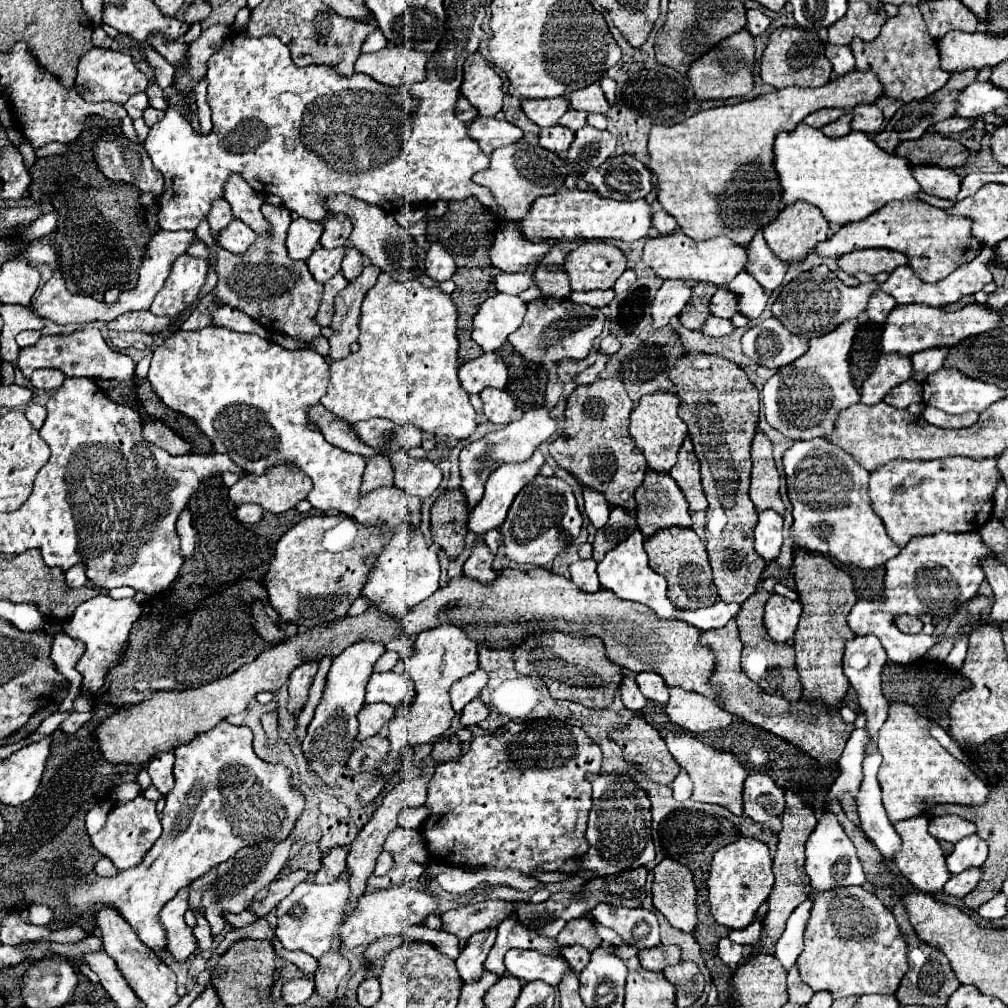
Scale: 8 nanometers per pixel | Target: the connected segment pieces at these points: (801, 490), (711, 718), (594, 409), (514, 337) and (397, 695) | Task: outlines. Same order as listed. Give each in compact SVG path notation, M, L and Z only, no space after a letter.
M827 439L795 441L783 455L783 467L787 475L787 497L793 505L791 539L795 549L805 549L819 555L829 553L829 557L839 561L841 565L851 565L859 569L875 569L879 565L885 565L891 557L899 553L899 547L891 541L883 521L871 507L867 491L869 471L863 469L847 451L831 445Z
M671 687L669 695L671 697L665 707L669 719L691 733L719 731L725 729L733 719L729 711L721 709L713 699L701 697L699 693Z
M597 379L591 385L579 385L567 397L565 429L561 437L549 445L549 453L557 465L573 473L581 485L601 491L609 505L619 505L635 513L633 493L643 483L647 463L629 435L631 409L633 401L619 379Z
M539 297L531 303L527 303L527 315L521 323L521 327L511 333L509 341L511 345L527 359L533 363L547 363L547 361L561 361L565 357L569 359L585 359L593 347L593 339L603 331L605 325L605 315L597 309L597 307L589 307L589 305L575 305L571 299L547 299L547 297Z
M393 671L373 673L367 683L365 703L389 703L395 709L407 707L413 701L413 681L407 673L397 675Z

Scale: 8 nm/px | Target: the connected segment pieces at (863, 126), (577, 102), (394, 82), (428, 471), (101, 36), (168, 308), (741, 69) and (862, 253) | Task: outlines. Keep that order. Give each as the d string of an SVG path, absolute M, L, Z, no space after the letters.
M873 103L871 105L857 105L853 109L853 121L851 121L851 129L855 131L863 131L863 133L877 133L881 129L883 123L883 113L881 109L877 109Z
M597 83L571 93L569 103L573 109L587 111L587 113L607 113L607 109L609 109L605 93L601 91L601 87Z
M393 45L375 53L363 53L355 63L355 71L369 75L383 85L399 87L423 81L427 75L425 65L427 55L423 51Z
M407 451L387 455L395 469L395 485L419 499L431 497L441 485L441 469L429 459L409 457Z
M95 27L91 41L93 41L93 47L105 47L105 49L113 47L113 39L101 27Z
M179 255L173 261L171 273L165 279L161 291L155 295L149 311L155 315L169 315L175 323L179 313L197 299L205 283L205 277L207 277L207 263L203 259Z
M741 29L739 33L723 39L717 47L713 47L701 59L697 59L689 67L687 77L693 85L695 97L699 97L699 99L743 97L755 87L753 67L755 67L755 43L753 43L751 33L747 33L747 29Z
M857 249L853 253L841 255L837 259L837 265L841 271L855 275L859 271L863 273L891 273L893 269L897 269L899 265L907 265L907 257L899 251L891 251L891 249Z

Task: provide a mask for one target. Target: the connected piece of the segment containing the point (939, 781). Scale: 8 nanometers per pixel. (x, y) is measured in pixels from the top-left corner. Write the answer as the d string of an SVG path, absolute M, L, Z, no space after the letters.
M891 701L889 717L878 735L878 750L883 755L879 769L879 785L883 791L883 805L889 821L903 821L909 817L925 815L927 809L941 803L957 805L983 805L987 799L987 785L957 761L937 739L929 733L931 719L923 717L913 705Z

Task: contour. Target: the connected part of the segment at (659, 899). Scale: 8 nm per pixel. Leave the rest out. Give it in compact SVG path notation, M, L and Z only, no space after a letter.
M665 857L653 867L653 877L653 907L663 913L673 927L693 933L697 925L697 889L693 885L691 871L685 865Z

